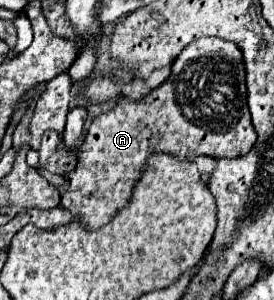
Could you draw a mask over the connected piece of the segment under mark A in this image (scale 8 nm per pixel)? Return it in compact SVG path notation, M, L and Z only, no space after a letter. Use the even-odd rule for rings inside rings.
M199 38L191 42L177 56L177 60L171 66L171 76L159 88L155 88L147 98L139 102L121 100L109 112L99 114L91 122L87 138L81 148L81 160L75 172L69 174L71 184L69 190L61 196L59 206L69 210L73 218L79 218L85 230L99 230L129 204L131 192L139 182L151 152L165 152L179 160L191 160L191 162L195 162L197 156L239 158L253 148L255 140L257 132L251 124L247 108L245 66L241 48L233 42L225 42L219 38Z

